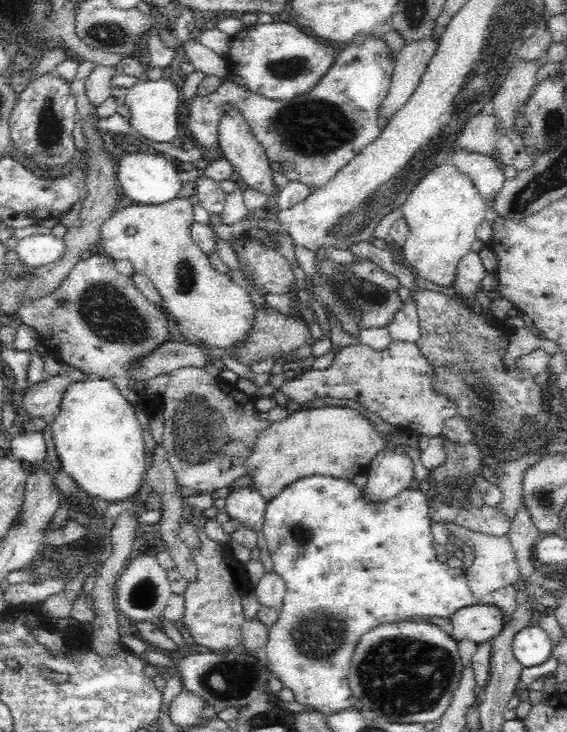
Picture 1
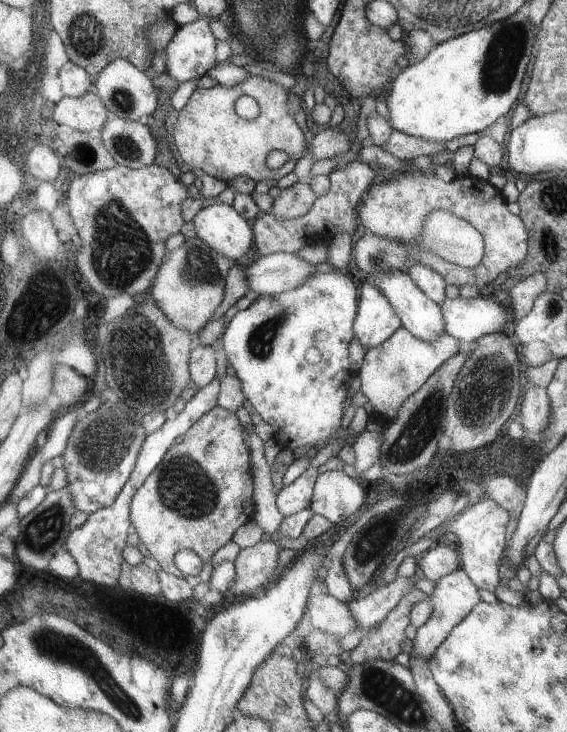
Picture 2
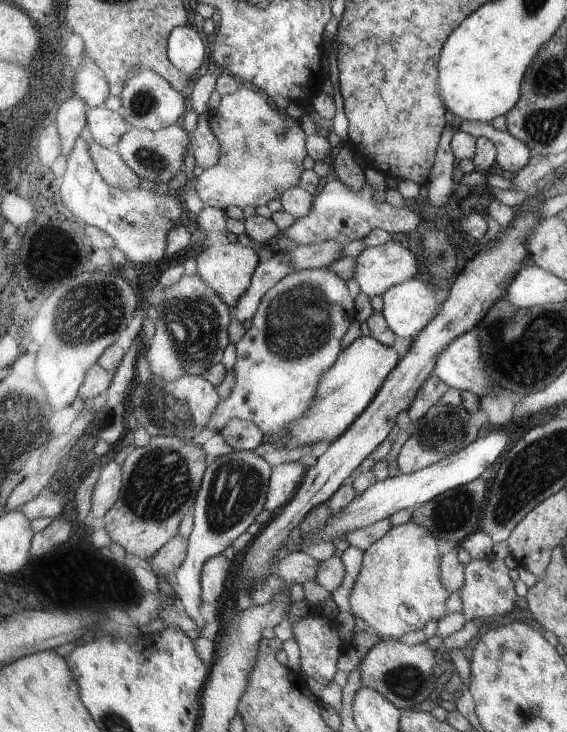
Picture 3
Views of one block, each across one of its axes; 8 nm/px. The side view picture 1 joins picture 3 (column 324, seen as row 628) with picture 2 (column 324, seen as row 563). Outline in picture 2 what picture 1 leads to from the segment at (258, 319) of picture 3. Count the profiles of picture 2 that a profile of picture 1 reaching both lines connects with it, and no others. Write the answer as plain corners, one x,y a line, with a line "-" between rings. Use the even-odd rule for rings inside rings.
335,270
335,272
313,272
301,286
297,286
295,290
289,290
285,294
275,294
275,296
259,296
247,310
237,312
237,316
233,318
233,322
229,324
227,332
225,332
225,348
227,348
227,356
229,356
229,366
235,368
237,378
243,384
243,392
247,396
247,400
253,404
253,408
257,410
257,414
275,430
275,440
279,442
279,446
283,450
295,450
299,446
321,446
323,440
327,442
335,442
337,438
343,436
351,436
349,430
341,430
343,426
343,416
345,416
345,400
349,396
349,380
355,378
355,374
351,374
351,358
349,358
349,346
355,340
355,324
357,324
357,316
359,316
359,308
361,308
361,300
363,300
363,290
359,296
359,286
353,282
353,278
343,272
343,270

